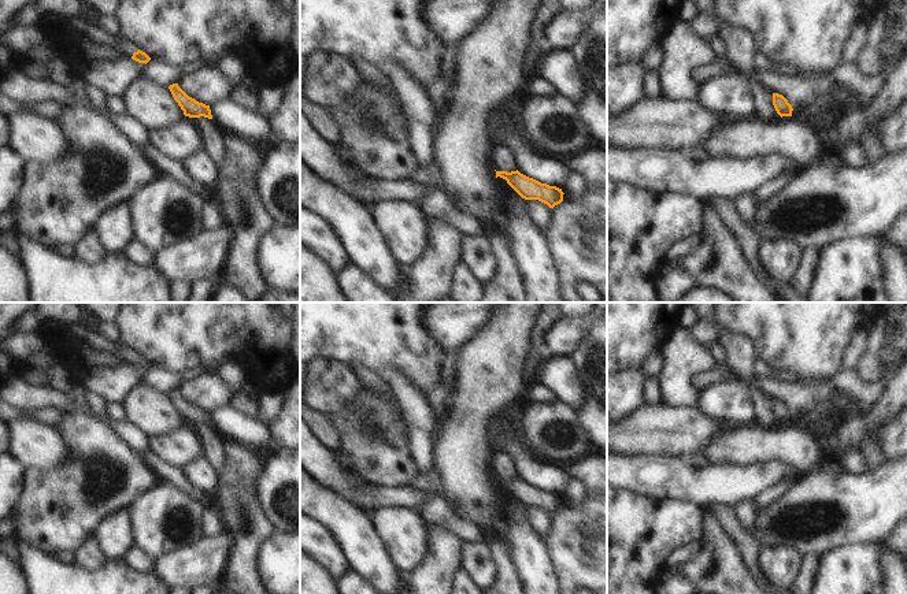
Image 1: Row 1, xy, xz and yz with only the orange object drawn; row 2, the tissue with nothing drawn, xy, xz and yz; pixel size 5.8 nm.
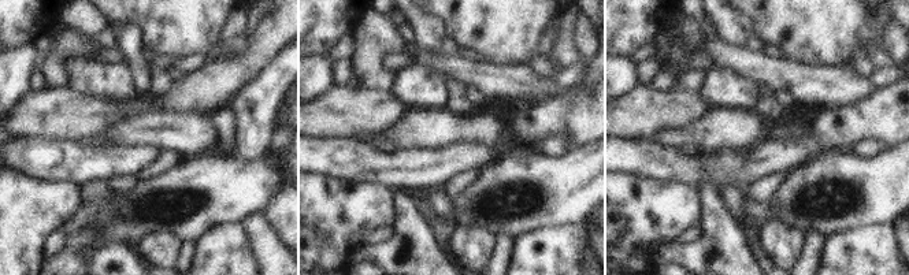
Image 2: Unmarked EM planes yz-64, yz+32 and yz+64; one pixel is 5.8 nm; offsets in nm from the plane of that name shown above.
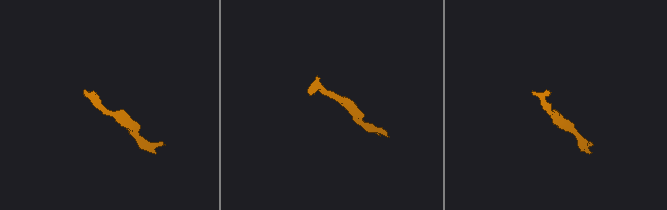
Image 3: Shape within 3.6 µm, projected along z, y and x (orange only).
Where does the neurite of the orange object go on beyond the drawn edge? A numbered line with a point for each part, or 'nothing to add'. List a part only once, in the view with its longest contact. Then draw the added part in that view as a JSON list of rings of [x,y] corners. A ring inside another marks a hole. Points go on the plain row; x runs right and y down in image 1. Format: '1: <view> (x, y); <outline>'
1: xy (125, 355); [[[122,346],[114,354],[121,360],[121,363],[125,364],[132,364],[133,360],[138,357],[138,354],[133,349],[129,349],[126,346]]]

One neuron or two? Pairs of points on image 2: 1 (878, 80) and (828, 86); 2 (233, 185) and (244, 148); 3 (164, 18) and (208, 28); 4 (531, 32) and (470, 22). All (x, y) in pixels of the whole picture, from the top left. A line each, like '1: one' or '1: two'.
1: two
2: two
3: one
4: one

